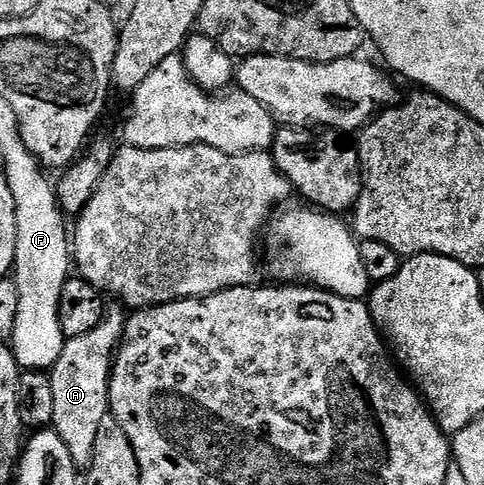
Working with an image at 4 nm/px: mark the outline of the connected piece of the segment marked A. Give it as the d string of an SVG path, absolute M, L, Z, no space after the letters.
M114 304L111 310L109 307L92 332L66 339L60 360L56 360L48 372L54 397L52 429L60 436L60 440L64 440L68 456L72 456L75 466L79 468L89 467L92 452L96 448L96 431L100 428L100 420L104 420L104 416L110 413L110 370L114 367L114 355L122 340L126 319L127 315L121 305Z

